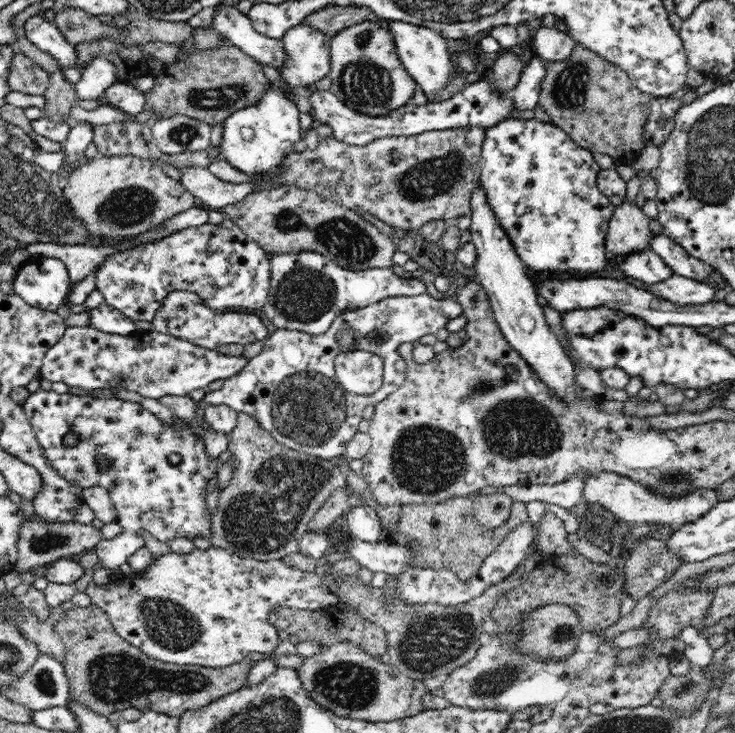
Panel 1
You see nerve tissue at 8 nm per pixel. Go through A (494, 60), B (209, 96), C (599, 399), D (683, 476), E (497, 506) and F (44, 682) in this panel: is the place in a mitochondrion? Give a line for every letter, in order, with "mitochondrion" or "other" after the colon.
A: other
B: mitochondrion
C: other
D: mitochondrion
E: mitochondrion
F: mitochondrion

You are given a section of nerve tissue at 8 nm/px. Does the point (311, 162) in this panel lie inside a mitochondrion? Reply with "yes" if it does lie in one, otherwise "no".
yes

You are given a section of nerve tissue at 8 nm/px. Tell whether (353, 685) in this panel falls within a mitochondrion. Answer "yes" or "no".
yes

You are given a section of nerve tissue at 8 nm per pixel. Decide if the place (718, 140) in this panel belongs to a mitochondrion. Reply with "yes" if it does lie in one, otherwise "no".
yes

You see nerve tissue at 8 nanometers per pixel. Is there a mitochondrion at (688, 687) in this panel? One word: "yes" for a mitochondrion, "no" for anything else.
yes

